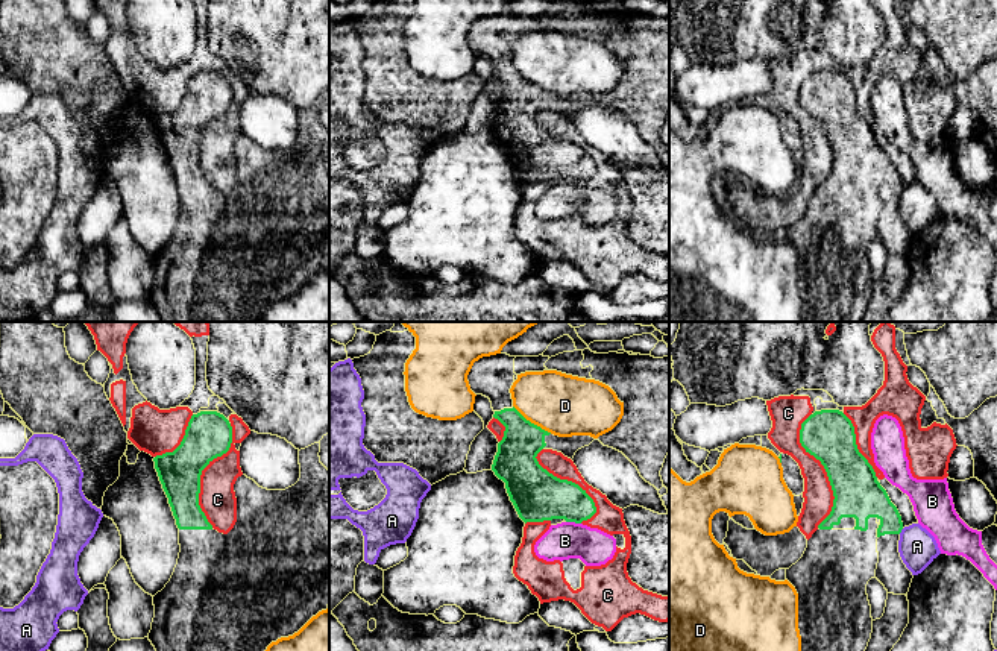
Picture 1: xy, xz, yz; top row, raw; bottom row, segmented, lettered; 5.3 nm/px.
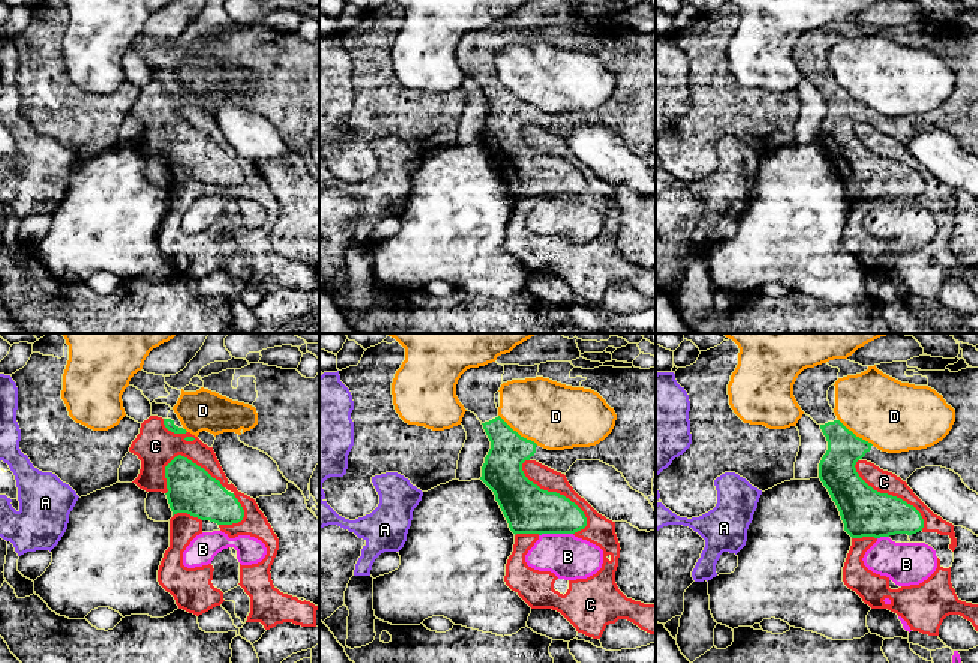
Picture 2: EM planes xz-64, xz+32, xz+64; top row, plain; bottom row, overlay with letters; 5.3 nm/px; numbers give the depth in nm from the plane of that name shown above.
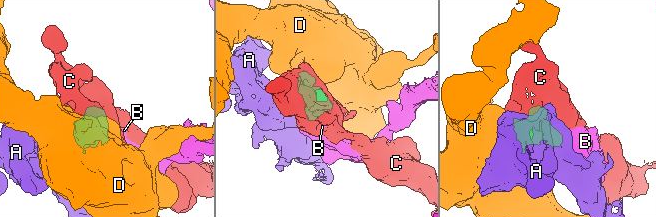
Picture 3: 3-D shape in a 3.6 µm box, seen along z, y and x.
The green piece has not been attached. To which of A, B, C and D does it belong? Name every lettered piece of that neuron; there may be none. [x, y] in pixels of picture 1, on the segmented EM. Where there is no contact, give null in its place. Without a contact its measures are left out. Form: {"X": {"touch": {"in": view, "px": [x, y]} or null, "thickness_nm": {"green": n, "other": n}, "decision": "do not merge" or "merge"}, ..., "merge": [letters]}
{"A": {"touch": {"in": "yz", "px": [900, 531]}, "thickness_nm": {"green": 200, "other": 200}, "decision": "do not merge"}, "B": {"touch": {"in": "xz", "px": [574, 521]}, "thickness_nm": {"green": 280, "other": 200}, "decision": "do not merge"}, "C": {"touch": {"in": "yz", "px": [824, 468]}, "thickness_nm": {"green": 280, "other": 160}, "decision": "do not merge"}, "D": {"touch": {"in": "xz", "px": [533, 424]}, "thickness_nm": {"green": 220, "other": 320}, "decision": "do not merge"}, "merge": []}

